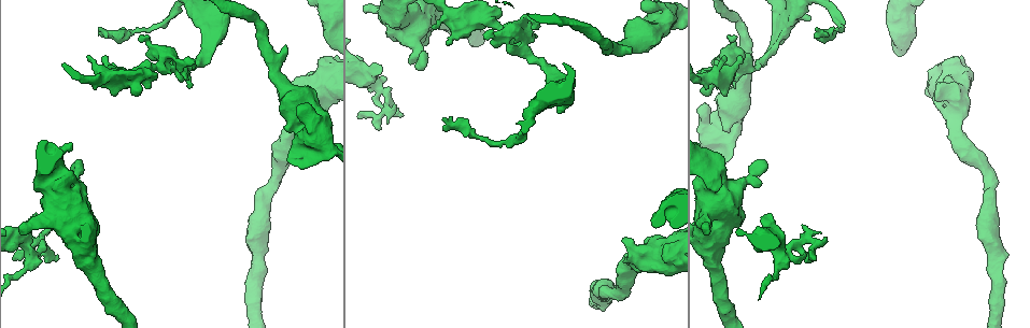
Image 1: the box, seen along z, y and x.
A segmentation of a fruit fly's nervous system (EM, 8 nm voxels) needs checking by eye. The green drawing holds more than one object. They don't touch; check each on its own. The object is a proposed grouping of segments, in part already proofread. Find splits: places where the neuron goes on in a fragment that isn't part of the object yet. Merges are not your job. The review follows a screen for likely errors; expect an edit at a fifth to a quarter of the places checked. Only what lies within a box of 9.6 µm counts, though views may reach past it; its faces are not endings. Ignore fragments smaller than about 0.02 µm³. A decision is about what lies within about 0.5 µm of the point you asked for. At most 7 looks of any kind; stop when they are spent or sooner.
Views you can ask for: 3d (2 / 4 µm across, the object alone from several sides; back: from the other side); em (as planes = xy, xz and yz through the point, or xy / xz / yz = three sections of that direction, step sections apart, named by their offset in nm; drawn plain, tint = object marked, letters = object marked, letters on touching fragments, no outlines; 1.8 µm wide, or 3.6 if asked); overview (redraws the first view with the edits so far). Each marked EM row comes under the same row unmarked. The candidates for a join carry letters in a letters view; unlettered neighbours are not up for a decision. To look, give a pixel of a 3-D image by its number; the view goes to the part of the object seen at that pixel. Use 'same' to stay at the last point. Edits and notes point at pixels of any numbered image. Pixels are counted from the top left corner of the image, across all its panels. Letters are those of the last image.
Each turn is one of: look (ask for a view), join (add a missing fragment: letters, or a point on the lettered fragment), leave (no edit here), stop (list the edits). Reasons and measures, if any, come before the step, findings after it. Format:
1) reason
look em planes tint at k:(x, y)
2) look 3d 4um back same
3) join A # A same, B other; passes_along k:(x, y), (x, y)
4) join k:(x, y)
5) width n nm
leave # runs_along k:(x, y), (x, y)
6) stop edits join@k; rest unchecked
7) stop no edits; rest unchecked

long arm stops here
look 3d 2um back at 1:(100, 29)

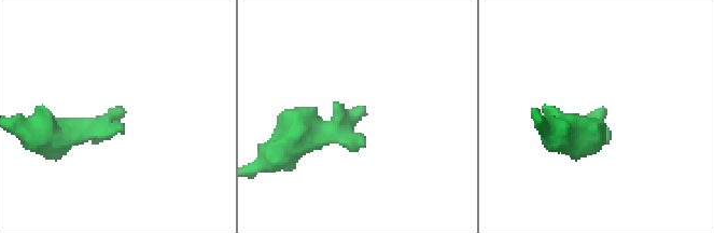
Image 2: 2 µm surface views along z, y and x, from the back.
look em planes letters at 2:(123, 111)

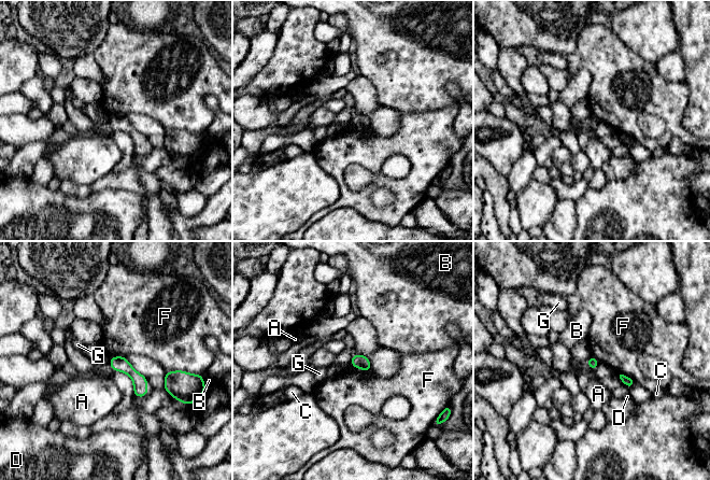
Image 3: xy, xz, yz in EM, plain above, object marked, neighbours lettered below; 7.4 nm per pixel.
longest_contact F 160 nm
leave # A other, B other, C other, D other, F other, G other; runs_along 3:(113, 360), (140, 381), (144, 393); none of them fits

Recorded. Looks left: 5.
an open end
look 3d 4um at 1:(190, 87)

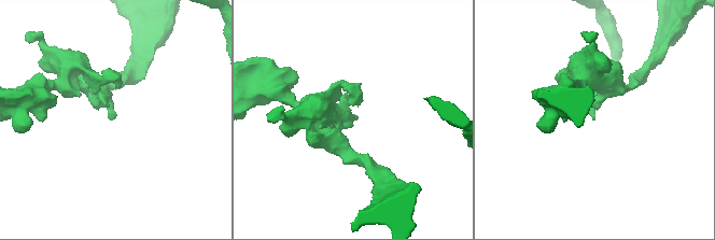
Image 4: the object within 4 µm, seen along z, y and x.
need the tissue
look em xy step 4 tint at 4:(111, 120)

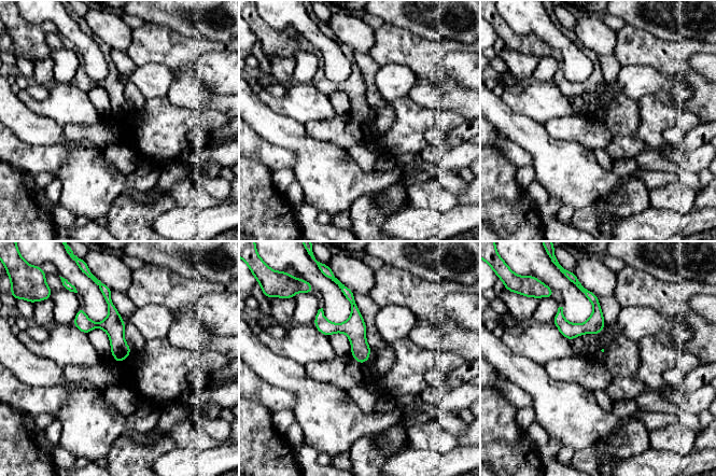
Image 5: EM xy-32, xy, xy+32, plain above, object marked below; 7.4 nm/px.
see the neighbours
look em xy step 4 letters same

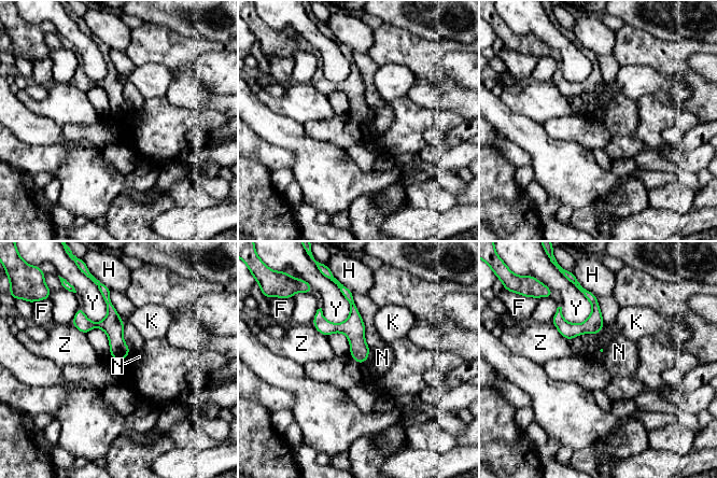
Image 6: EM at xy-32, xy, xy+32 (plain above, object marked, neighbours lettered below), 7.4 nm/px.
longest_contact Y 260 nm
leave # F other, H other, K other, N other, Y other, Z other; border 6:(604, 323), (598, 333), (580, 335); no lettered fragment goes on from it

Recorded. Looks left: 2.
an open end
look 3d 4um at 1:(770, 213)

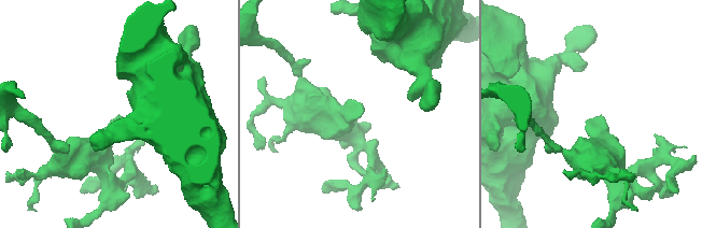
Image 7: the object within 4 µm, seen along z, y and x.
shape alone is not enough
look em xy step 4 letters at 7:(358, 118)

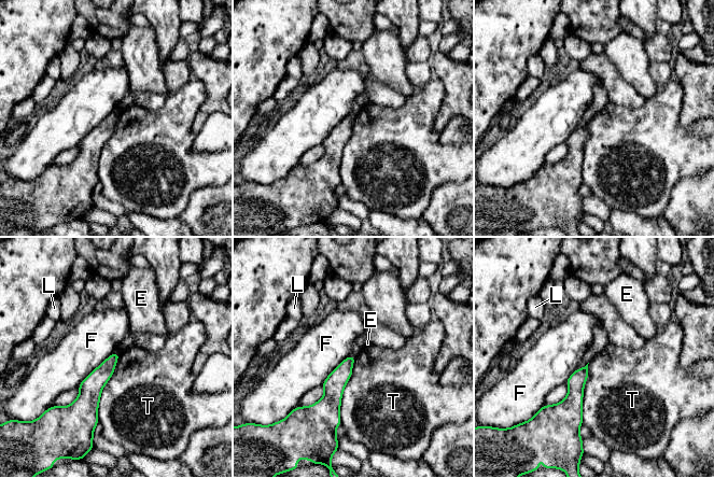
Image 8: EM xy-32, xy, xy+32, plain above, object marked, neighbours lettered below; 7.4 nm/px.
leave # E other, F other, L other, T other; border 8:(589, 363), (584, 387), (582, 423); no lettered fragment goes on from it

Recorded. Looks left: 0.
stop no edits; rest unchecked

